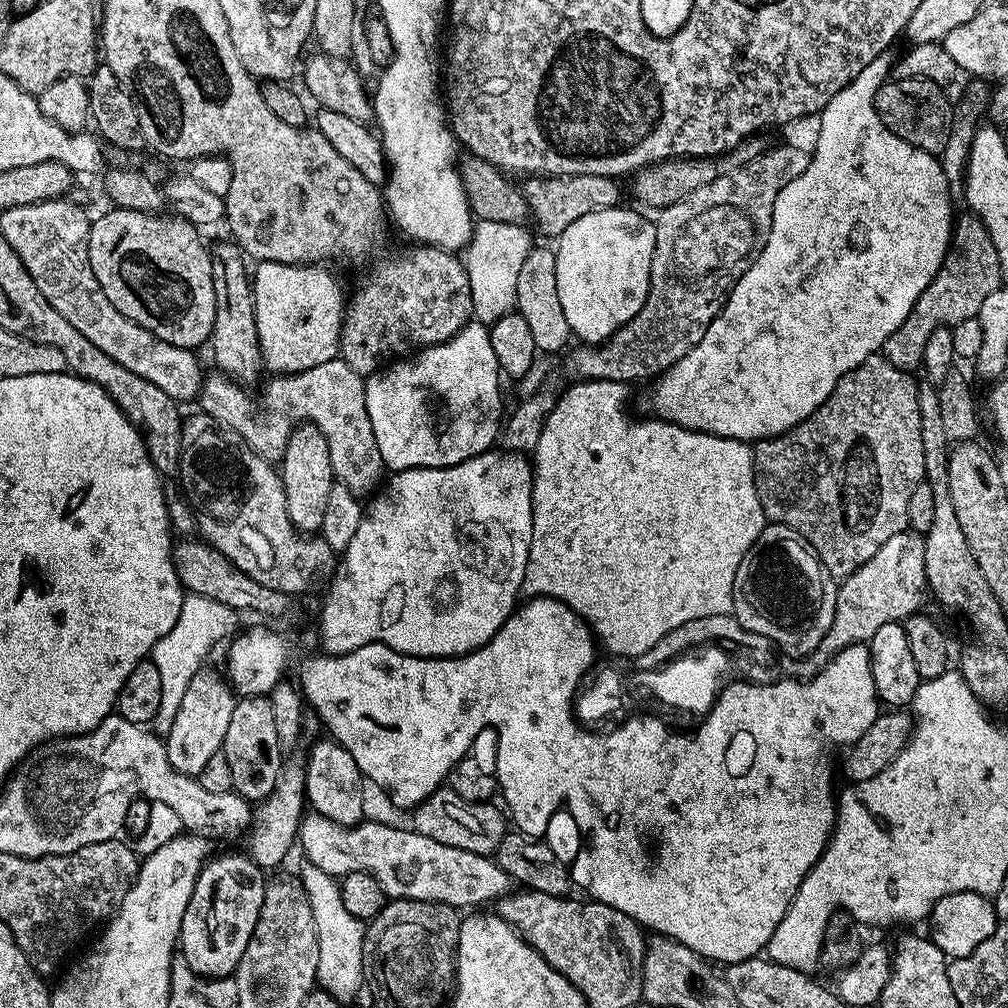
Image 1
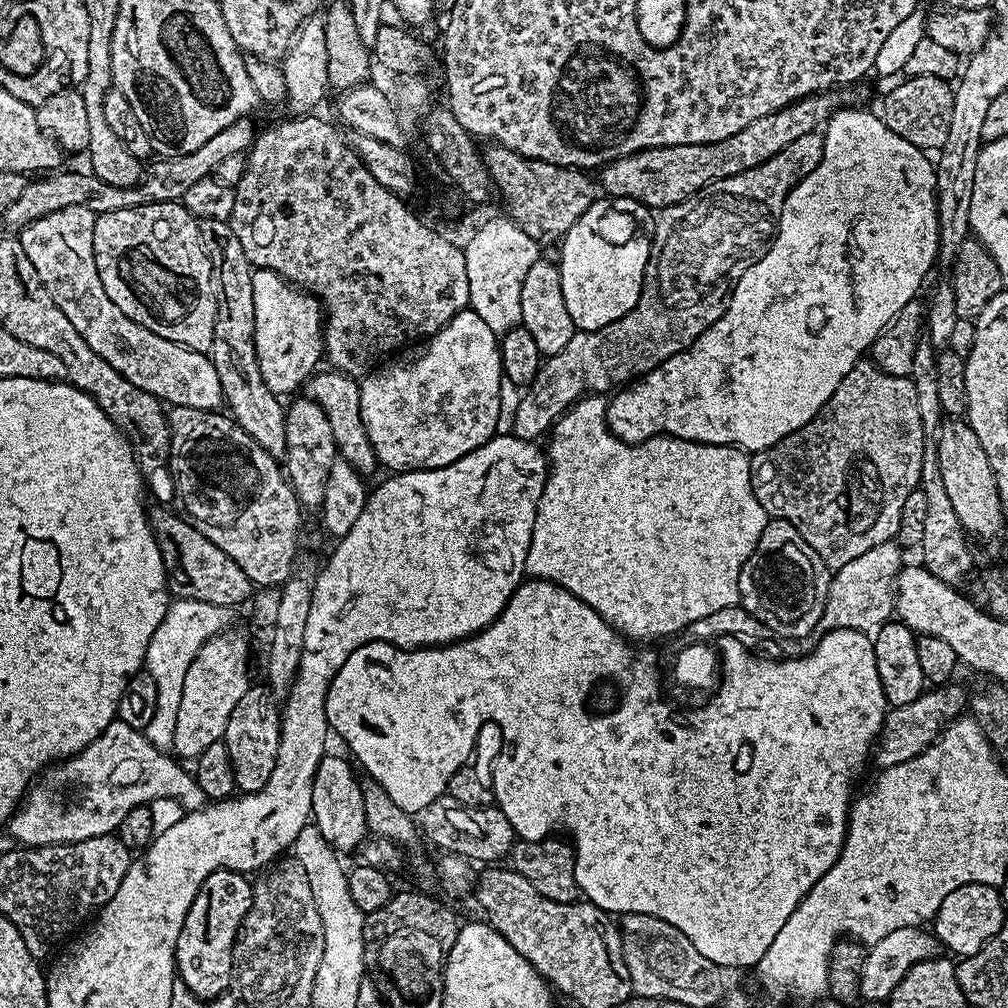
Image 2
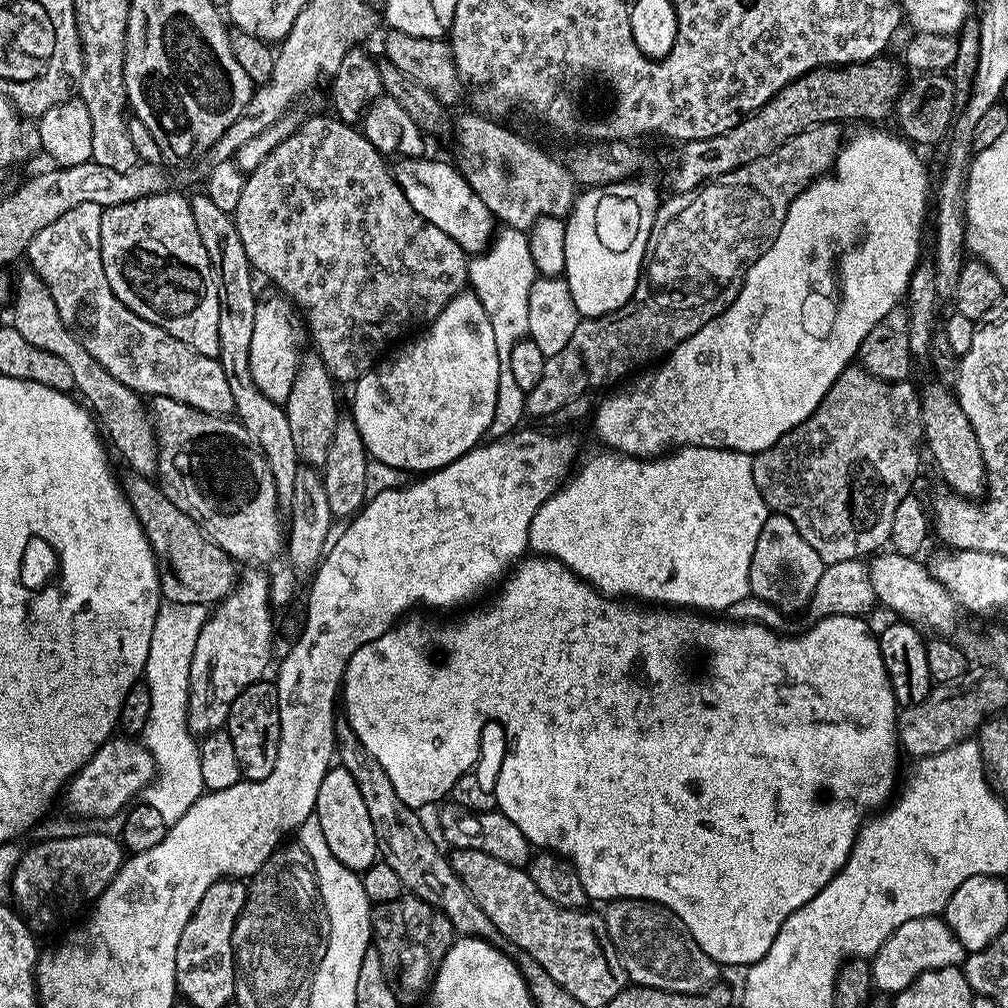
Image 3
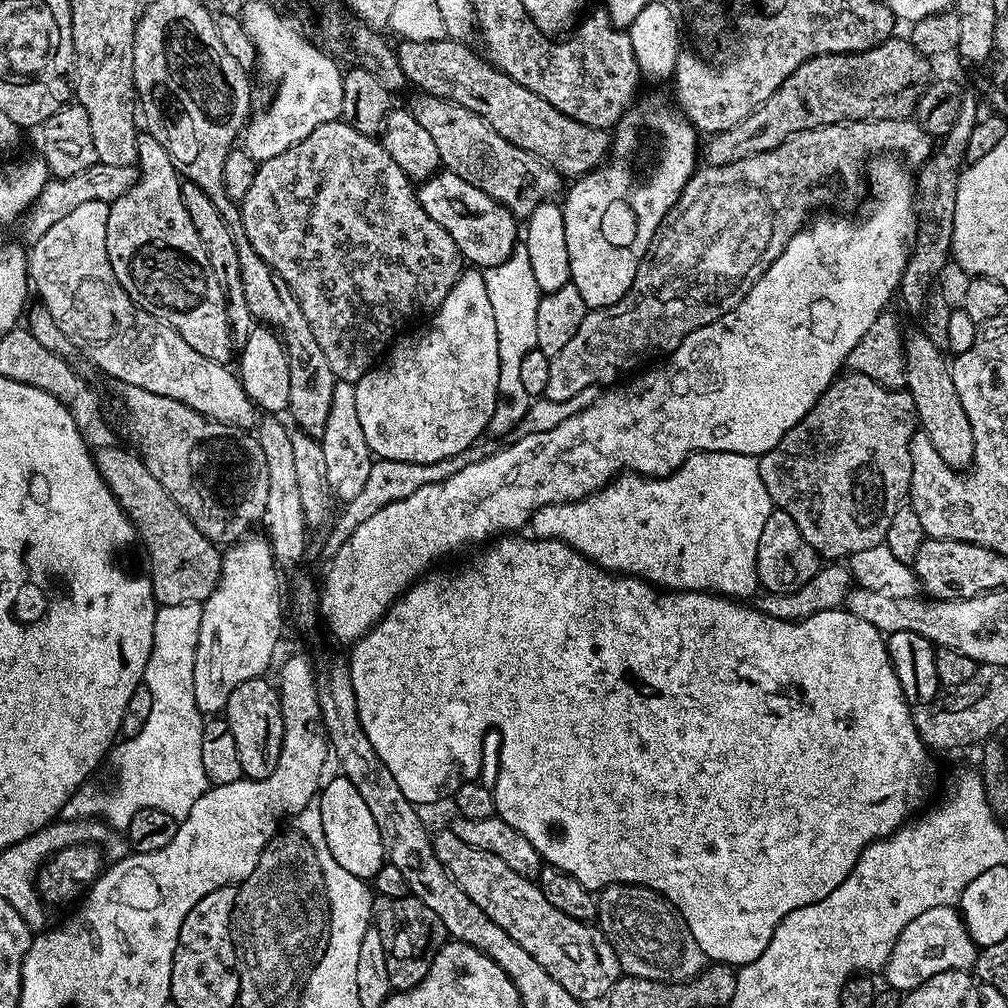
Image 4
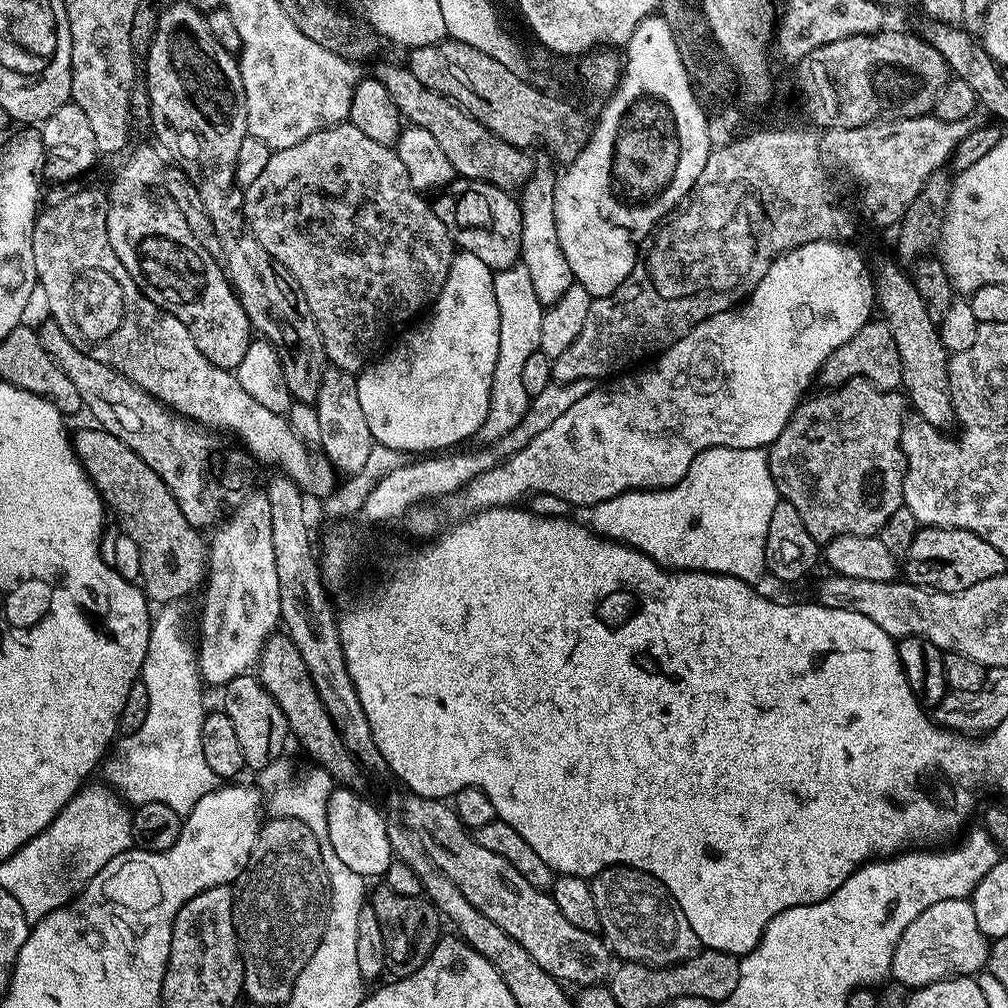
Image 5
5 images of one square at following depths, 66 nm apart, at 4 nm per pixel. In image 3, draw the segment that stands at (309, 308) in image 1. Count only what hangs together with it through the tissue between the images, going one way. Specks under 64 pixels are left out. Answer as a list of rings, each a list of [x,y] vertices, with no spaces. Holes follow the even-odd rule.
[[[283,295],[268,296],[259,301],[254,310],[254,334],[250,337],[250,374],[254,374],[254,386],[260,388],[266,398],[270,398],[274,403],[283,405],[290,394],[290,386],[294,386],[294,374],[301,362],[302,351],[296,344],[306,340],[306,328],[302,323],[302,316],[294,307],[291,300]]]

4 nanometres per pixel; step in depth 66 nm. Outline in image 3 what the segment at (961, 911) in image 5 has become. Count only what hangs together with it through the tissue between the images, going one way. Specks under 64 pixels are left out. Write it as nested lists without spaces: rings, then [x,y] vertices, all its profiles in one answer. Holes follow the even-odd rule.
[[[939,915],[914,918],[910,922],[902,922],[902,926],[898,926],[898,930],[894,930],[894,934],[890,934],[890,938],[886,938],[886,942],[876,951],[875,956],[871,957],[872,982],[877,993],[895,994],[909,988],[922,974],[939,968],[955,968],[963,965],[965,959],[962,942],[958,942],[954,930],[950,930],[944,919]]]

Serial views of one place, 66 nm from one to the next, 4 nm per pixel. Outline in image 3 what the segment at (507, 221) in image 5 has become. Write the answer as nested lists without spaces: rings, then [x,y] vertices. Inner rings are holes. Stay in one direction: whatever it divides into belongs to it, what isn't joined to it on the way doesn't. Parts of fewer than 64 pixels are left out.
[[[405,156],[391,165],[392,176],[402,186],[402,194],[406,194],[406,202],[418,210],[418,214],[430,226],[438,226],[442,234],[450,234],[458,246],[469,254],[479,254],[492,243],[498,221],[492,211],[474,194],[474,190],[466,182],[463,173],[455,163],[447,164],[444,160],[428,160],[417,156]]]

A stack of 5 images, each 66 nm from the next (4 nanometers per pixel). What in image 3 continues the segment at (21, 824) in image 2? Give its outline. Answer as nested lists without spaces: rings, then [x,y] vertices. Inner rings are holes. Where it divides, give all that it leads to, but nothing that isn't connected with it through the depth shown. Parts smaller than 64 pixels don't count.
[[[113,738],[108,740],[97,752],[94,754],[94,758],[90,758],[90,762],[86,762],[86,766],[82,766],[82,770],[78,770],[78,774],[73,776],[71,780],[68,781],[66,785],[66,797],[68,796],[68,808],[76,816],[97,816],[98,819],[104,820],[107,816],[116,816],[119,817],[121,813],[125,811],[143,793],[144,789],[152,783],[152,777],[156,774],[156,763],[152,760],[152,755],[145,750],[143,743],[134,741],[132,738],[124,738],[128,740],[119,740],[119,738]]]

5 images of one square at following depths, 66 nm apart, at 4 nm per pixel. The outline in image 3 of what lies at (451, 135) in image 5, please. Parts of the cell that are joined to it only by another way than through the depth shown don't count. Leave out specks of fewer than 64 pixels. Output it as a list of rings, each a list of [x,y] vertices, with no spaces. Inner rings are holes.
[[[456,116],[455,163],[466,182],[486,202],[486,206],[501,225],[531,230],[547,216],[567,217],[576,202],[578,185],[563,159],[555,160],[536,144],[523,140],[516,132],[503,128],[503,123],[476,116]]]

